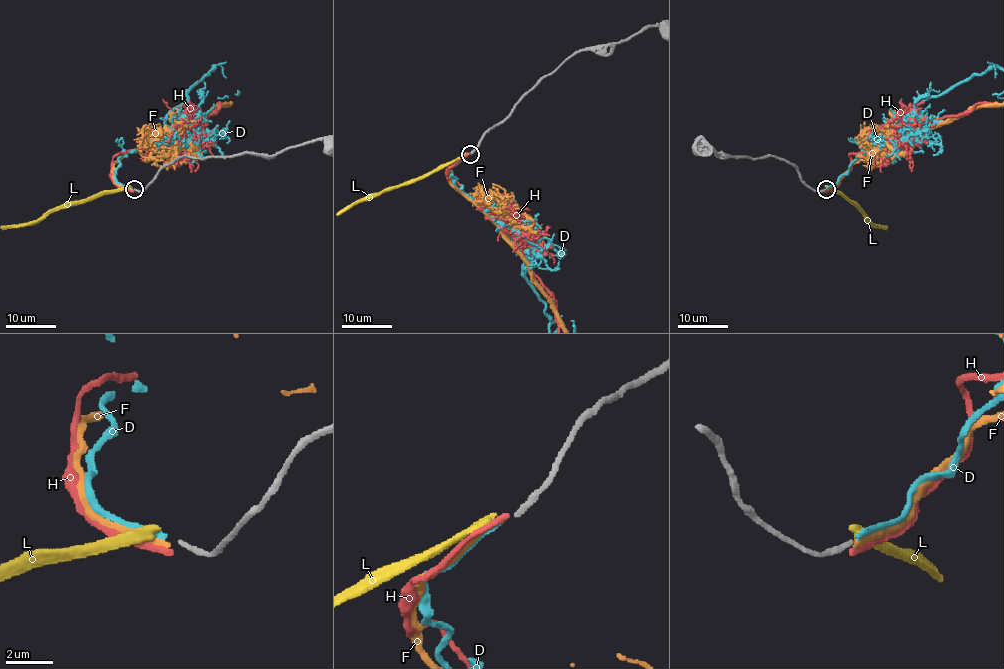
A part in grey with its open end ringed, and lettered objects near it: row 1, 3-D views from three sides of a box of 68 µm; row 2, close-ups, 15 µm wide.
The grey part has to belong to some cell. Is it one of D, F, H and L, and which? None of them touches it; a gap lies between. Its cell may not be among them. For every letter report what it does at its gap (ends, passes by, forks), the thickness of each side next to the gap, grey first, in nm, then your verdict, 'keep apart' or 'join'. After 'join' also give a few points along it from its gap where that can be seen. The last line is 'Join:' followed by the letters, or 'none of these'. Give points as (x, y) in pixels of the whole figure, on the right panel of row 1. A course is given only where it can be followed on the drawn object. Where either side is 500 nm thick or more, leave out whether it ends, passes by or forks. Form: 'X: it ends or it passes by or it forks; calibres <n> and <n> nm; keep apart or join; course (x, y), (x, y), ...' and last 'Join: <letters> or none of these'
D: it ends; calibres 240 and 240 nm; join
F: it ends; calibres 240 and 240 nm; keep apart
H: it ends; calibres 240 and 280 nm; keep apart
L: it ends; calibres 240 and 360 nm; keep apart
Join: D

